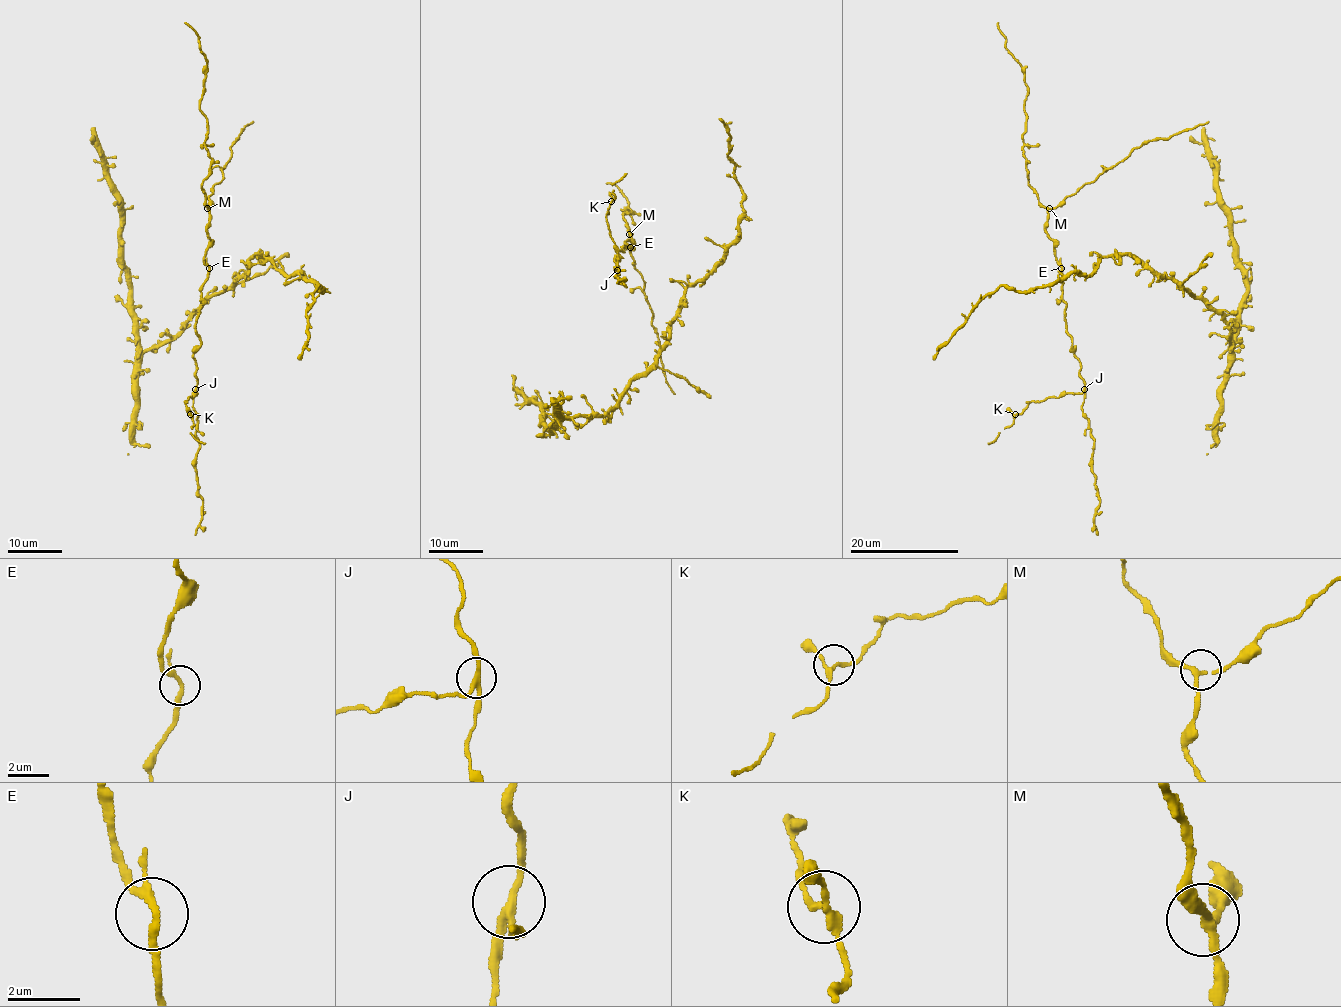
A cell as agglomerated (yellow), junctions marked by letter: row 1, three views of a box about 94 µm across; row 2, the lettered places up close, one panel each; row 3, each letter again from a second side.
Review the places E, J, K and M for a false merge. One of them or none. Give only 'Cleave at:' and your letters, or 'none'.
Cleave at: none

